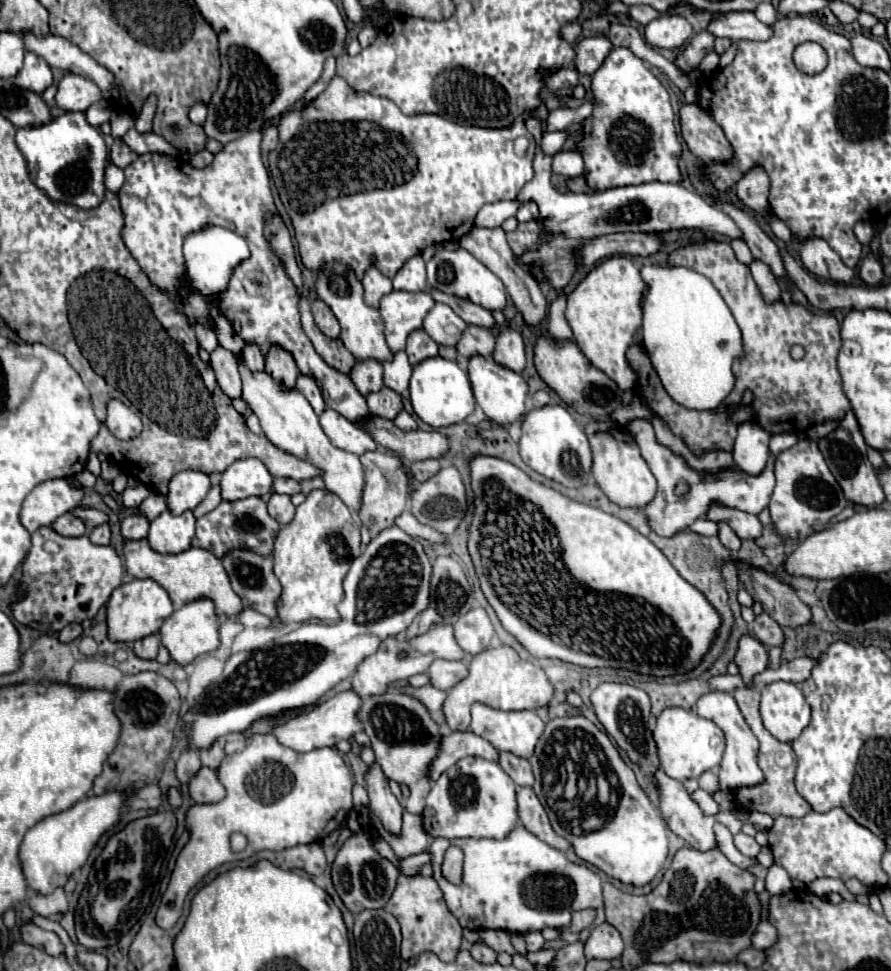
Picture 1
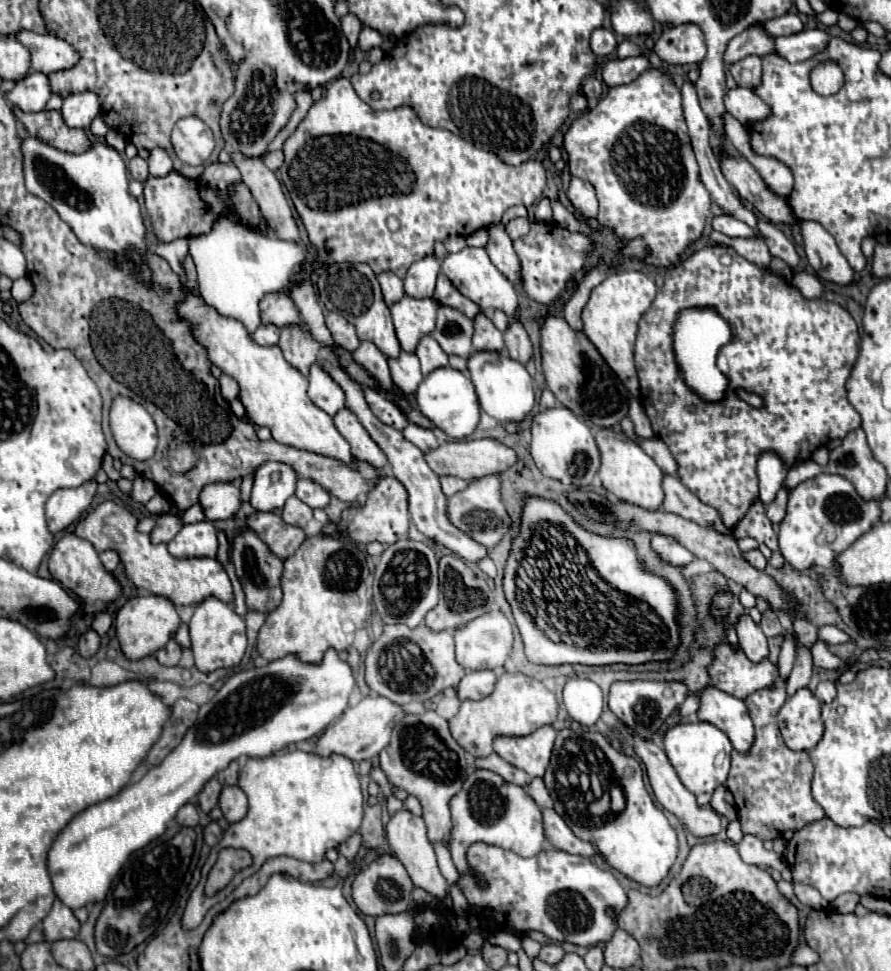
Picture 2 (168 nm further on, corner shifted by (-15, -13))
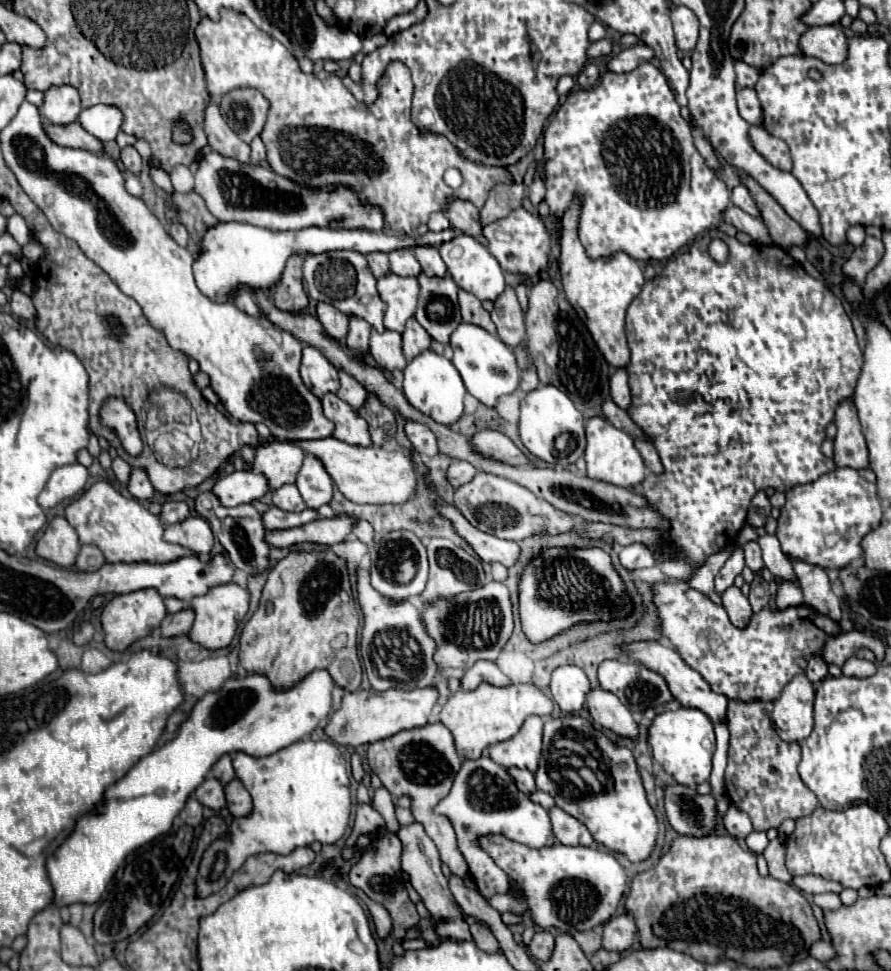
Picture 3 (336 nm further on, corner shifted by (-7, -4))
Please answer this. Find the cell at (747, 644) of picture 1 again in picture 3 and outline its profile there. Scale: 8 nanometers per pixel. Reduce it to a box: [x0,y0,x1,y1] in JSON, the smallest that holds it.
[721,586,753,628]

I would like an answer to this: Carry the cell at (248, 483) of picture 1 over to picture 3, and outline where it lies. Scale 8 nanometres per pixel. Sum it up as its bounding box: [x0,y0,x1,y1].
[253,440,305,488]

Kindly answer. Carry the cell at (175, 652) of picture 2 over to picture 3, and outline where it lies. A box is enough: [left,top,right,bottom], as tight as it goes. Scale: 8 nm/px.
[161,608,195,636]

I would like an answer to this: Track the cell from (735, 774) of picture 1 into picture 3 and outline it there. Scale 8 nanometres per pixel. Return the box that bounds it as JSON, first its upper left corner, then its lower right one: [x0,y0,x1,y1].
[623,640,727,722]

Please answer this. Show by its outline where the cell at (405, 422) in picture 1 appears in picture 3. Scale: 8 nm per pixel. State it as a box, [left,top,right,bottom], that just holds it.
[405,422,439,456]

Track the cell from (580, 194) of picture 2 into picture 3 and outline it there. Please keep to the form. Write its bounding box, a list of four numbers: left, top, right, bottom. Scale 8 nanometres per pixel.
[561,202,645,368]

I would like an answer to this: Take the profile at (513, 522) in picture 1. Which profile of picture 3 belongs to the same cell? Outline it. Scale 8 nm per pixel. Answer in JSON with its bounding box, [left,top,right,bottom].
[519,548,631,644]

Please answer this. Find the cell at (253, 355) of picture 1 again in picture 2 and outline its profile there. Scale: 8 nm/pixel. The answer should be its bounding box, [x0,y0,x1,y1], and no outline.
[253,325,279,347]

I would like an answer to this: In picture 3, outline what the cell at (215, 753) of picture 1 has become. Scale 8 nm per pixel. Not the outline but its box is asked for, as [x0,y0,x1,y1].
[211,754,235,786]

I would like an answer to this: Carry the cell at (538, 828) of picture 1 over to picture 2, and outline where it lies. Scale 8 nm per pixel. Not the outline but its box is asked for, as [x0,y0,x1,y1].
[543,809,595,857]

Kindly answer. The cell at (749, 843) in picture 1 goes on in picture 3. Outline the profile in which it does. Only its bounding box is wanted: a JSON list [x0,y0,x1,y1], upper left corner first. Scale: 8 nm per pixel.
[723,804,753,842]

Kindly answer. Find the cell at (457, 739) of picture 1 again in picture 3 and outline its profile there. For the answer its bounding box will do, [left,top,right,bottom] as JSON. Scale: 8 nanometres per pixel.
[509,768,537,796]

